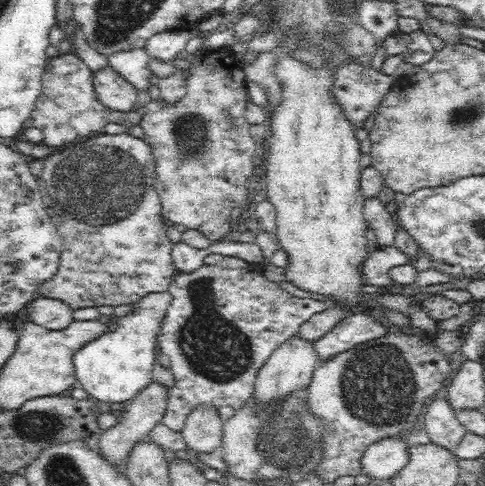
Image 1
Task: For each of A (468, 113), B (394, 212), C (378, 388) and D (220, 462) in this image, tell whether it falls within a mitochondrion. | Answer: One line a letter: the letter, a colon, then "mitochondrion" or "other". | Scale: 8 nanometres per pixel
A: mitochondrion
B: other
C: mitochondrion
D: other

